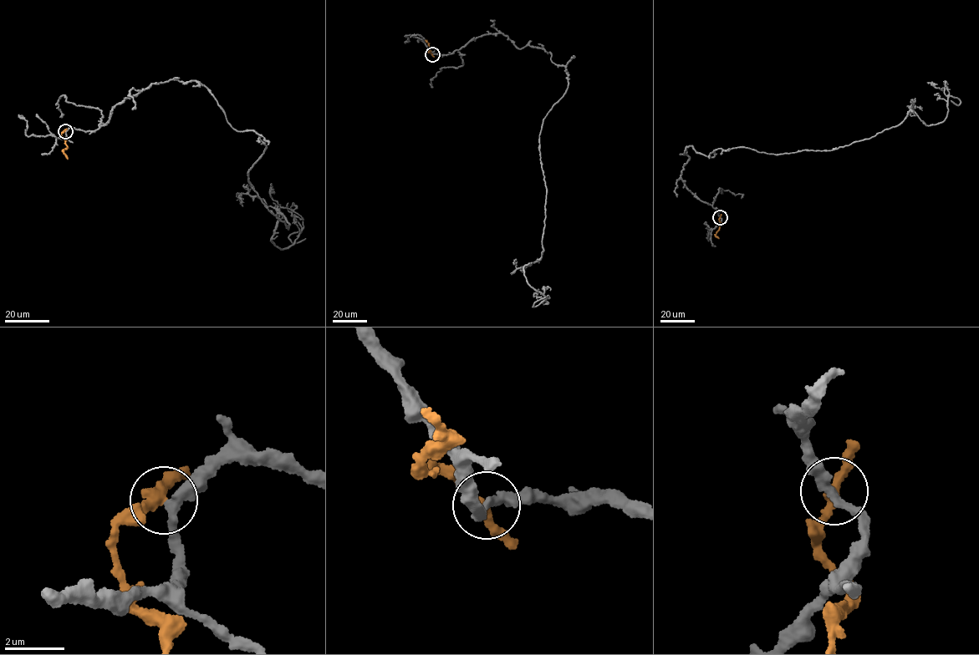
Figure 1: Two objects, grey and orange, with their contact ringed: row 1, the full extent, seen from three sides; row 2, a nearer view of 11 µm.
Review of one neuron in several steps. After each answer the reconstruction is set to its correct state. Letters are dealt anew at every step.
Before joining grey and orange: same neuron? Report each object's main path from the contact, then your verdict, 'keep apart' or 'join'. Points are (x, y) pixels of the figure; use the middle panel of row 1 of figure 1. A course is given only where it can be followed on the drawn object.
grey runs (432, 54), (503, 33), (565, 67), (539, 136), (543, 251), (523, 266), (549, 297), (538, 289); orange runs (432, 54), (428, 52), (426, 42); keep apart

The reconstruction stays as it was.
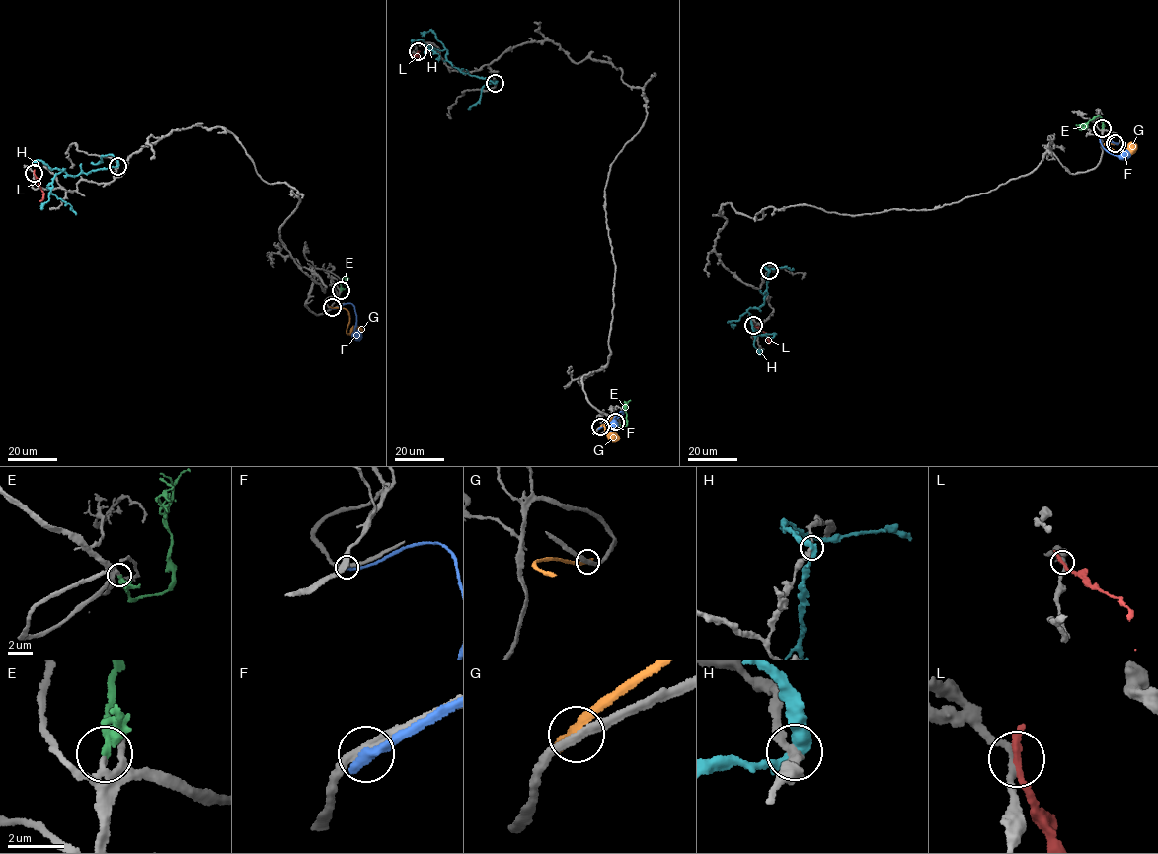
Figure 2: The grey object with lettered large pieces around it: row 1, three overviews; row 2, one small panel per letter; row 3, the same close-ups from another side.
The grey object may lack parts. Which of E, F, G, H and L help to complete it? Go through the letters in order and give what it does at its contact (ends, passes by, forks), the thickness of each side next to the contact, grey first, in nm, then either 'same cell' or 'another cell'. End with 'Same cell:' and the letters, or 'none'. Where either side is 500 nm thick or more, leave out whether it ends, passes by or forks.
E: it passes by; 190 nm thick on the grey side, 320 nm on the other; same cell
F: it ends there; 240 nm thick on the grey side, 380 nm on the other; another cell
G: it ends there; 240 nm thick on the grey side, 360 nm on the other; another cell
H: it passes by; 320 nm thick on the grey side, 440 nm on the other; another cell
L: it passes by; 280 nm thick on the grey side, 240 nm on the other; another cell
Same cell: E

